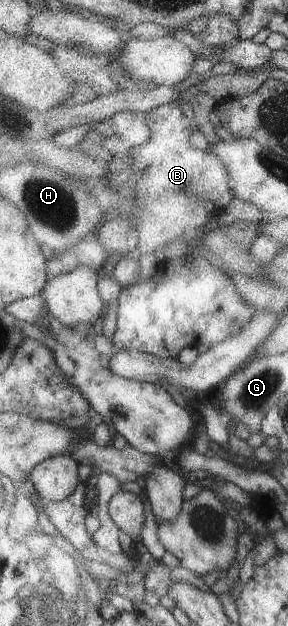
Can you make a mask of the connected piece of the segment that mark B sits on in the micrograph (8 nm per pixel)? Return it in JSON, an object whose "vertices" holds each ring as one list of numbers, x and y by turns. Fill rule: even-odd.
{"vertices":[[180,100,159,105,145,113,144,120,148,126,148,140,137,146,127,146,130,169,137,175,131,206,126,209,135,219,137,229,136,253,153,253,166,243,182,239,200,241,204,236,203,225,209,217,218,213,233,197,230,189,229,175,220,158,208,150,200,150,190,145,188,139,193,132,196,120,188,119,182,114]]}

